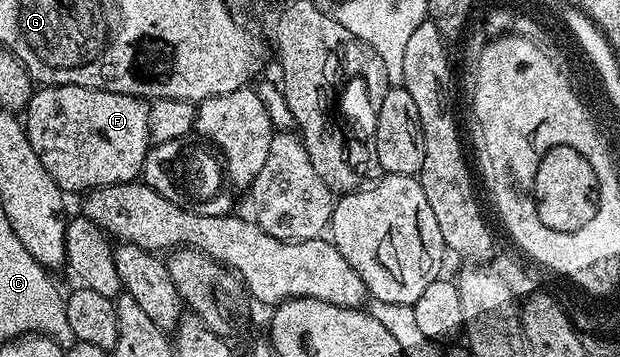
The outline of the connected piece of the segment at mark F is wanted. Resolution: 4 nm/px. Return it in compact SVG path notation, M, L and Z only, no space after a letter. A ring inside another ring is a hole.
M44 85L33 90L26 108L27 115L28 119L23 120L23 125L30 145L34 153L38 153L42 165L46 165L46 173L54 177L61 191L87 193L93 187L109 187L115 183L130 183L141 178L150 146L150 117L148 103L137 95L95 91L78 85Z

